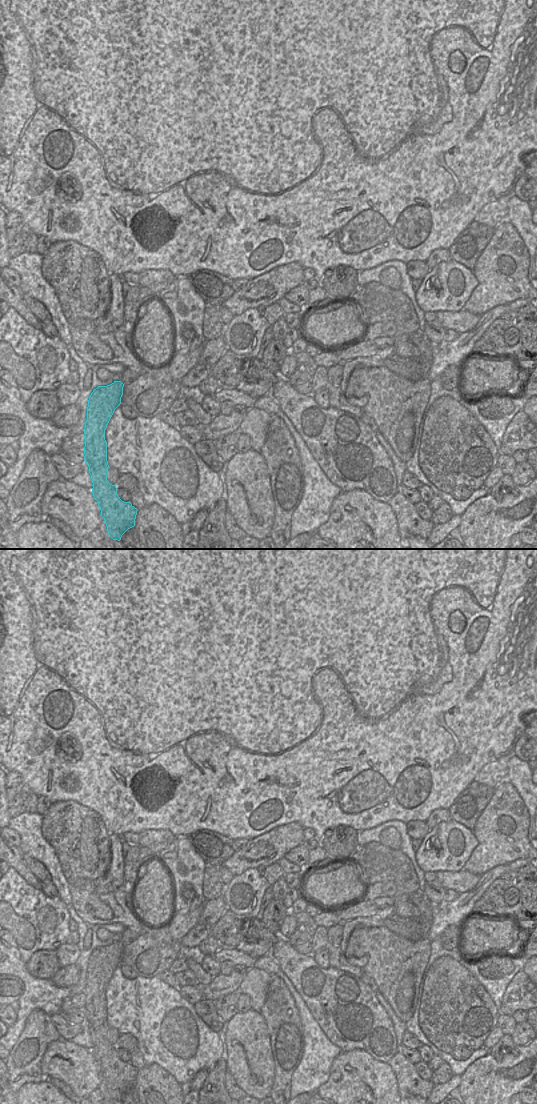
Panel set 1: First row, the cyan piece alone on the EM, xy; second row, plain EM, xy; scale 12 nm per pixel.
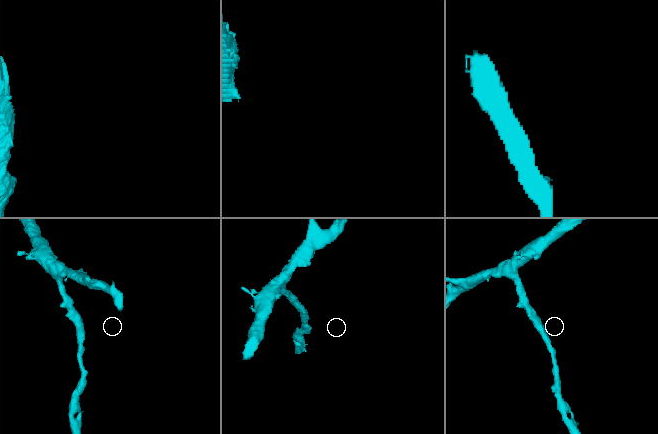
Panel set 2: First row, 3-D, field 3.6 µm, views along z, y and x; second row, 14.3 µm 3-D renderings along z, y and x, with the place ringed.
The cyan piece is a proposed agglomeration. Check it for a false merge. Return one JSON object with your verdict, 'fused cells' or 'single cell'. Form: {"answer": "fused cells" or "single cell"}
{"answer": "single cell"}

